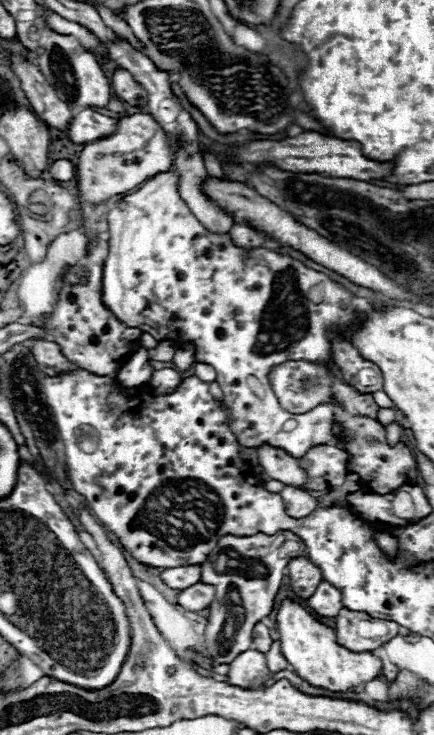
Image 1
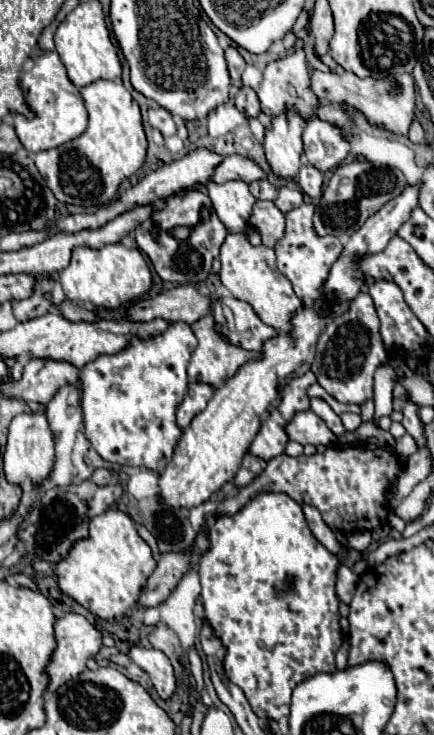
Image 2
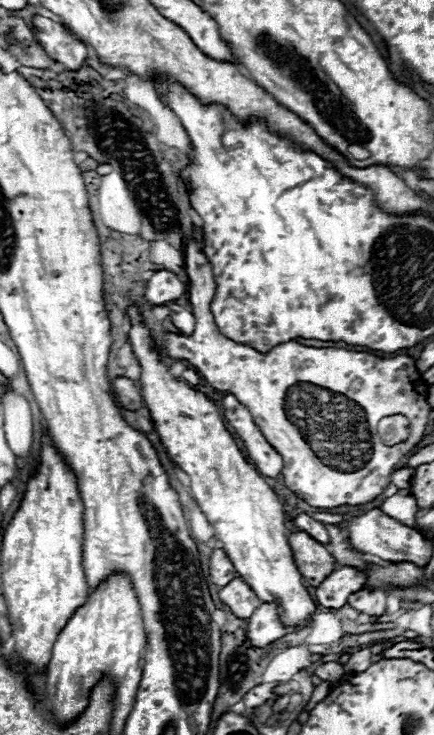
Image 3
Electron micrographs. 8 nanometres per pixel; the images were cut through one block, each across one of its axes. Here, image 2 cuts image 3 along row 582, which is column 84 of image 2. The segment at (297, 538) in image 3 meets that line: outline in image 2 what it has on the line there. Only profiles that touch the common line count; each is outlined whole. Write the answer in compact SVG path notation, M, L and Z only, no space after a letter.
M64 300L60 304L60 310L62 310L62 316L68 318L68 320L76 320L76 322L80 322L80 320L88 320L88 322L98 320L98 316L92 310L84 308L84 306L78 306L78 304L70 302L70 300Z

